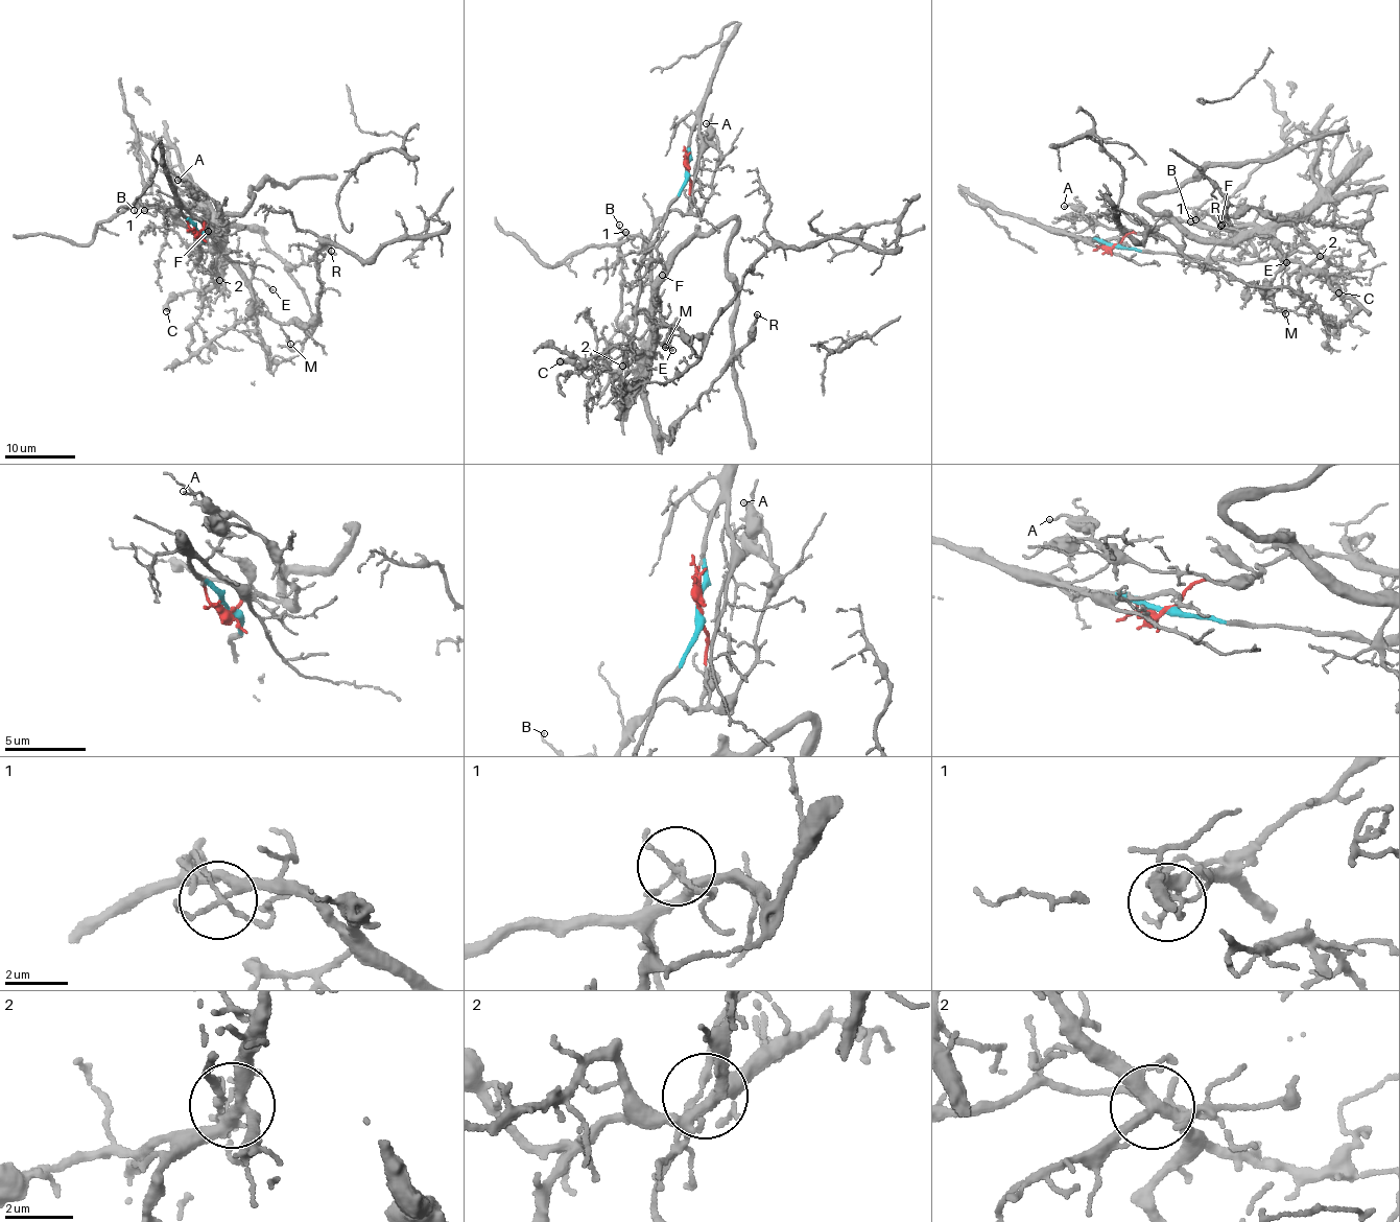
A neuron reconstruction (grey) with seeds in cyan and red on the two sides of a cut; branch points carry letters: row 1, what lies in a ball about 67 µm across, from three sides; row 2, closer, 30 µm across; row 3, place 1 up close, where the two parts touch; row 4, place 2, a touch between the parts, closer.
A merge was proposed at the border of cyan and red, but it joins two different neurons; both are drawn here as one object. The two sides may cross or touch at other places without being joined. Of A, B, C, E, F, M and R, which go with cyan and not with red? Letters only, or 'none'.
none

